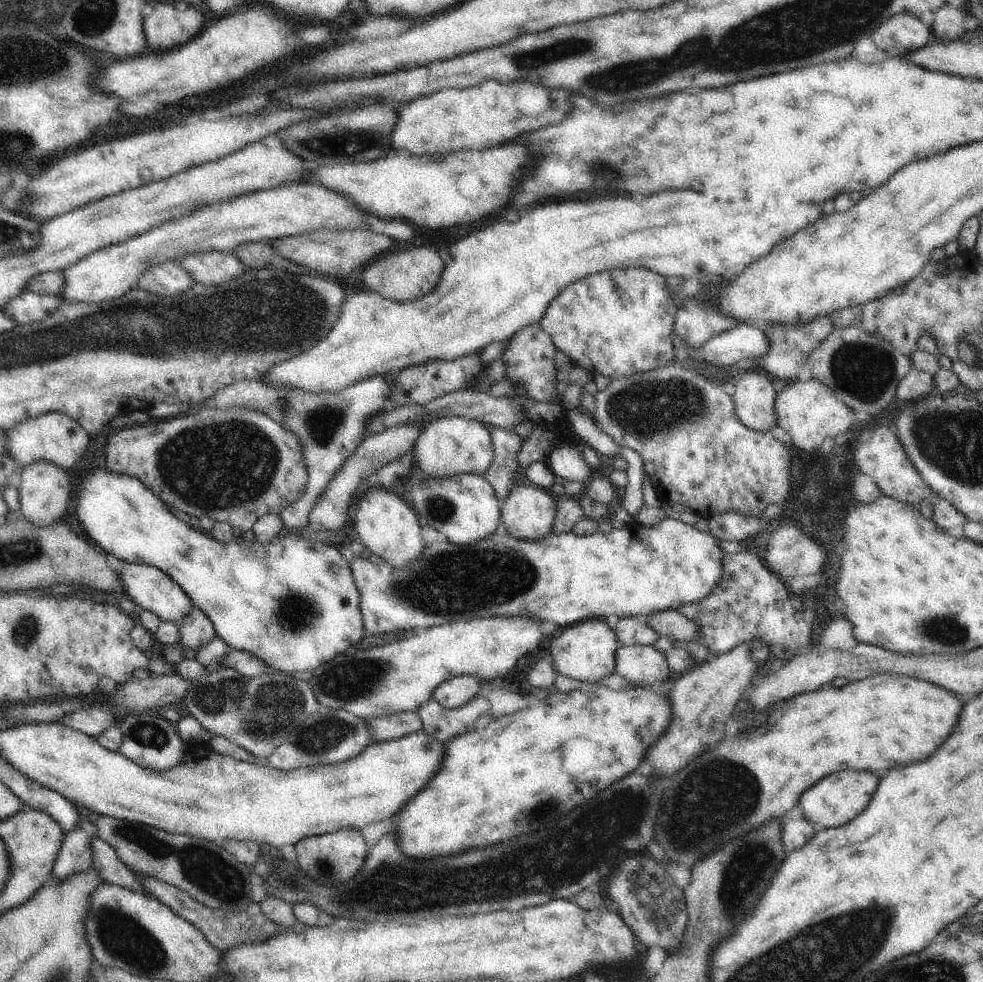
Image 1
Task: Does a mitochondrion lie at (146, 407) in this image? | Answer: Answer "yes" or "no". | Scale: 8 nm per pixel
no

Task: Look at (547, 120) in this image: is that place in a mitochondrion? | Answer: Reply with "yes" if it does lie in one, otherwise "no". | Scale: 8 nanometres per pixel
no

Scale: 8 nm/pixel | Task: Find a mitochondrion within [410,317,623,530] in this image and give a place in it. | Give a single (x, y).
(441, 510)

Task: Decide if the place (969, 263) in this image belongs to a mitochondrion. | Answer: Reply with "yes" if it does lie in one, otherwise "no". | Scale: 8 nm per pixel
no

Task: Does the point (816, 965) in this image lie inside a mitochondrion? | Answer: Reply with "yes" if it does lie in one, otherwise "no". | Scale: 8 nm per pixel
yes

